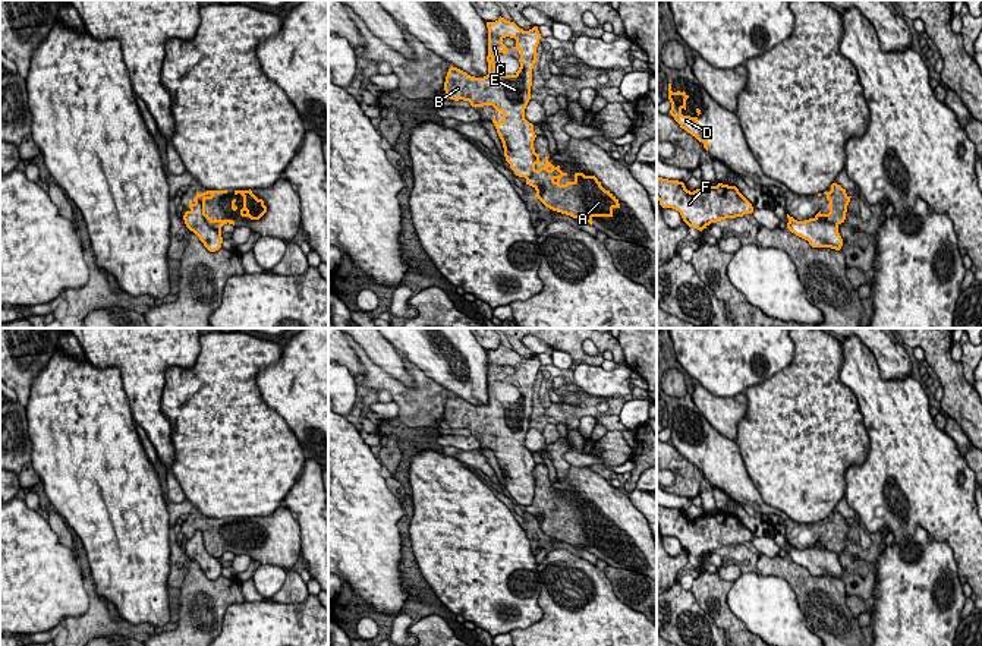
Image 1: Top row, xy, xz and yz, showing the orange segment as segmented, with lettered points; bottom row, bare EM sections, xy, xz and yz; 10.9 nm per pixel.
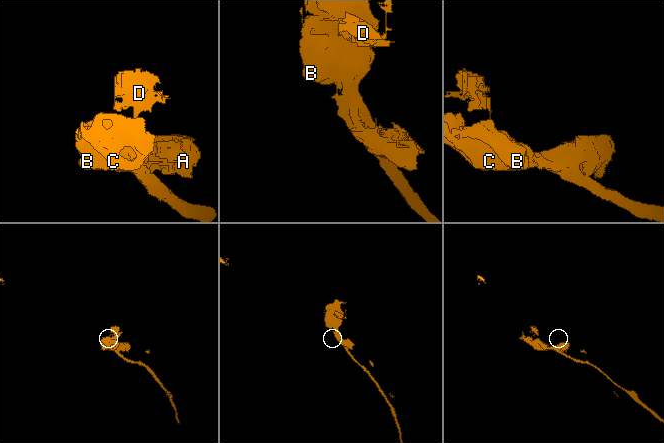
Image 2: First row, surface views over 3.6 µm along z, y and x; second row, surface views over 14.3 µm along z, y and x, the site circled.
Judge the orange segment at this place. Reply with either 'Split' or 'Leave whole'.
Split

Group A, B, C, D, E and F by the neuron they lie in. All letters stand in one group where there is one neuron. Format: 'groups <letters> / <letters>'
groups A D / B C E F

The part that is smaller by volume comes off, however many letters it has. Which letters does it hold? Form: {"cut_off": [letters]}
{"cut_off": ["A", "D"]}

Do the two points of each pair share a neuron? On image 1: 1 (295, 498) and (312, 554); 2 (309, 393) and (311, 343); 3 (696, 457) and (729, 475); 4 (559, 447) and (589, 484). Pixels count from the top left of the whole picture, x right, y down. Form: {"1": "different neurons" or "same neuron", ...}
{"1": "same neuron", "2": "same neuron", "3": "same neuron", "4": "different neurons"}

